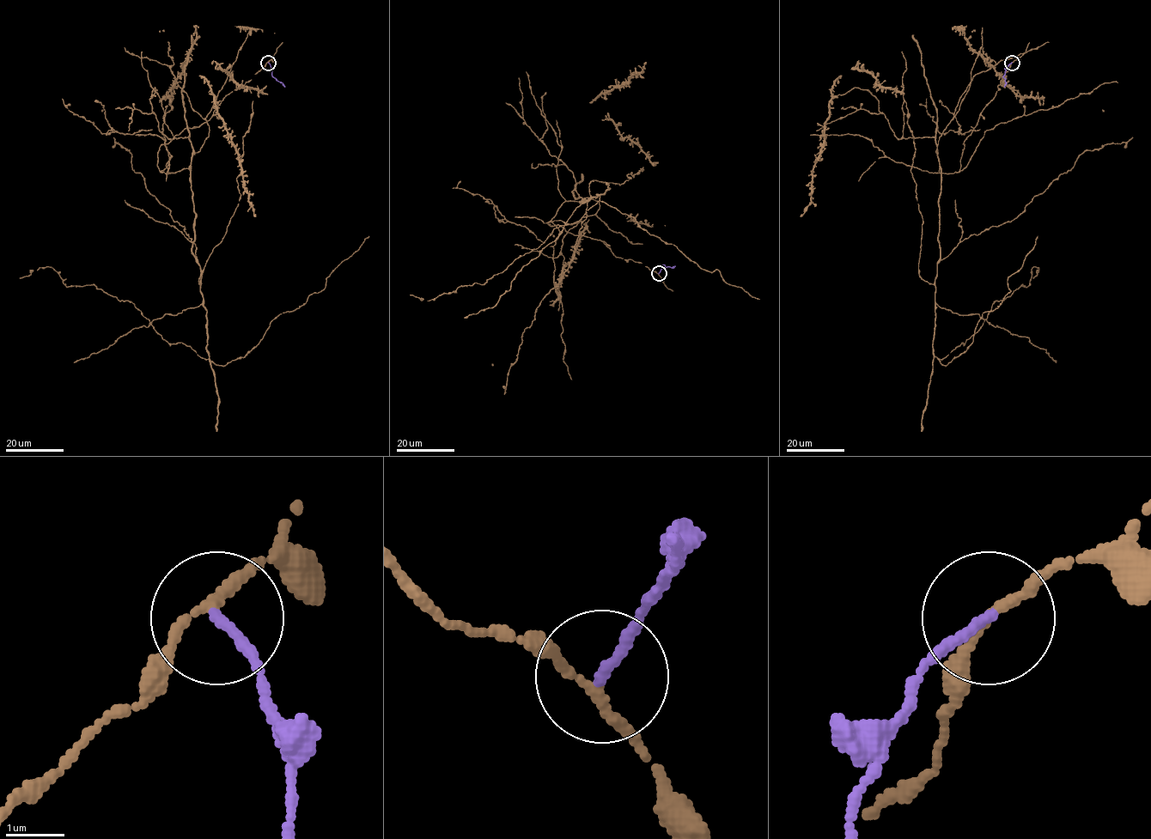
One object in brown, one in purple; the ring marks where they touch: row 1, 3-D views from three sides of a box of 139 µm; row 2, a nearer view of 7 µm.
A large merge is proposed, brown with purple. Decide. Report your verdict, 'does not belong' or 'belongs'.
does not belong

